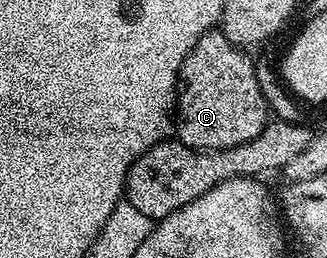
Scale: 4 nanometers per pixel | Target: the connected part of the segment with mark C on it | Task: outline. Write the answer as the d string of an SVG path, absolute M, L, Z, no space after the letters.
M210 30L187 54L177 75L175 136L189 148L234 148L255 138L269 123L271 113L257 81L257 68L245 52L248 51L229 41L220 30Z

